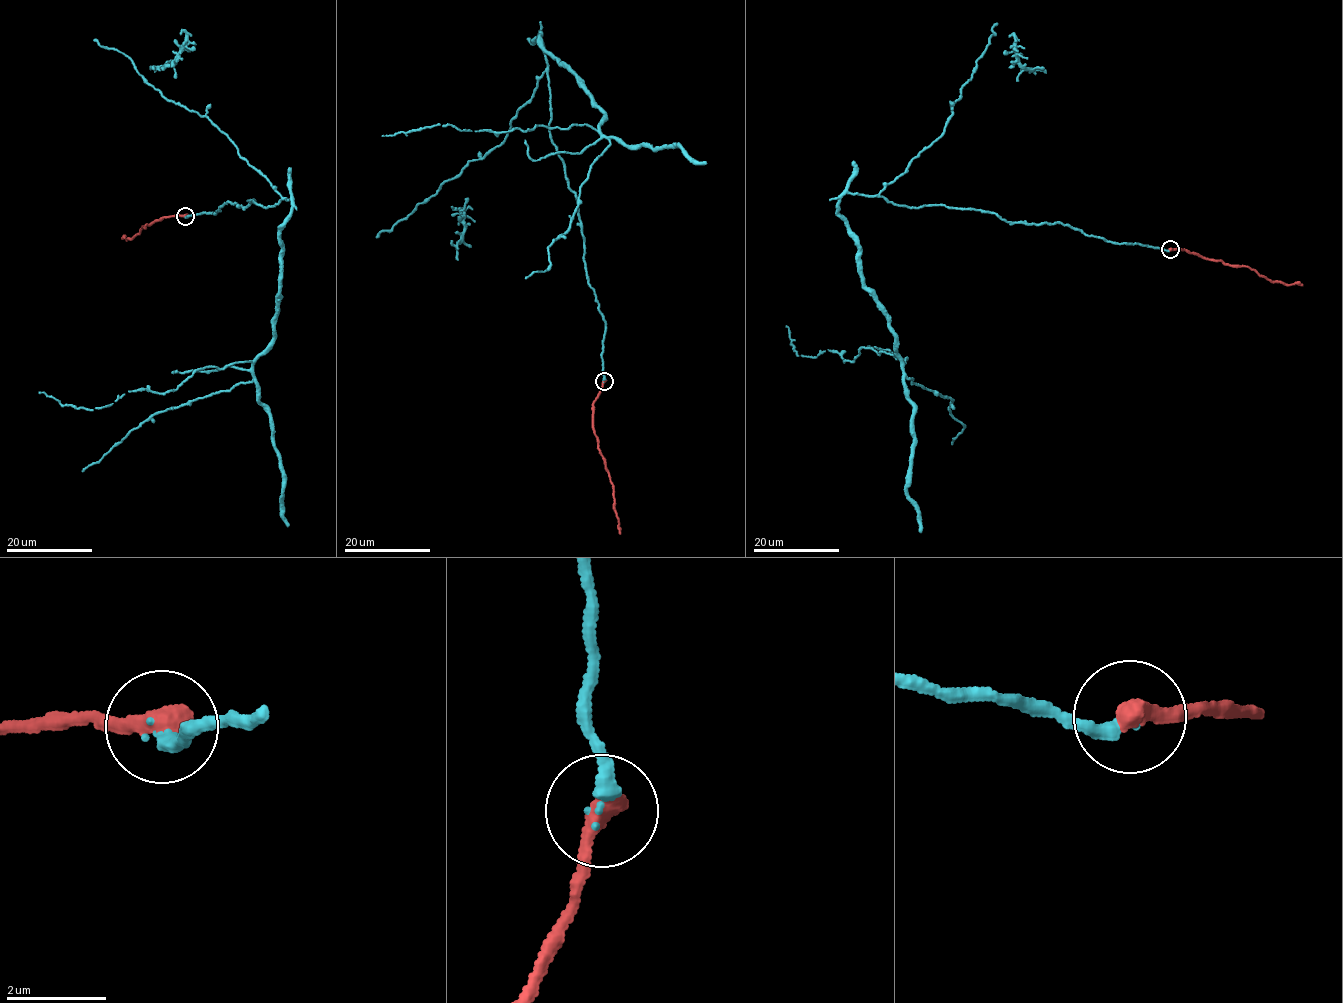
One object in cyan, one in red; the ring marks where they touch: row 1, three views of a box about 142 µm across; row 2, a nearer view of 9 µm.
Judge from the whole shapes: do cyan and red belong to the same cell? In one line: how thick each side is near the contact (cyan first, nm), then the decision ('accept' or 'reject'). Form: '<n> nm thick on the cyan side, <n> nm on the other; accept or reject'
280 nm thick on the cyan side, 480 nm on the other; accept

